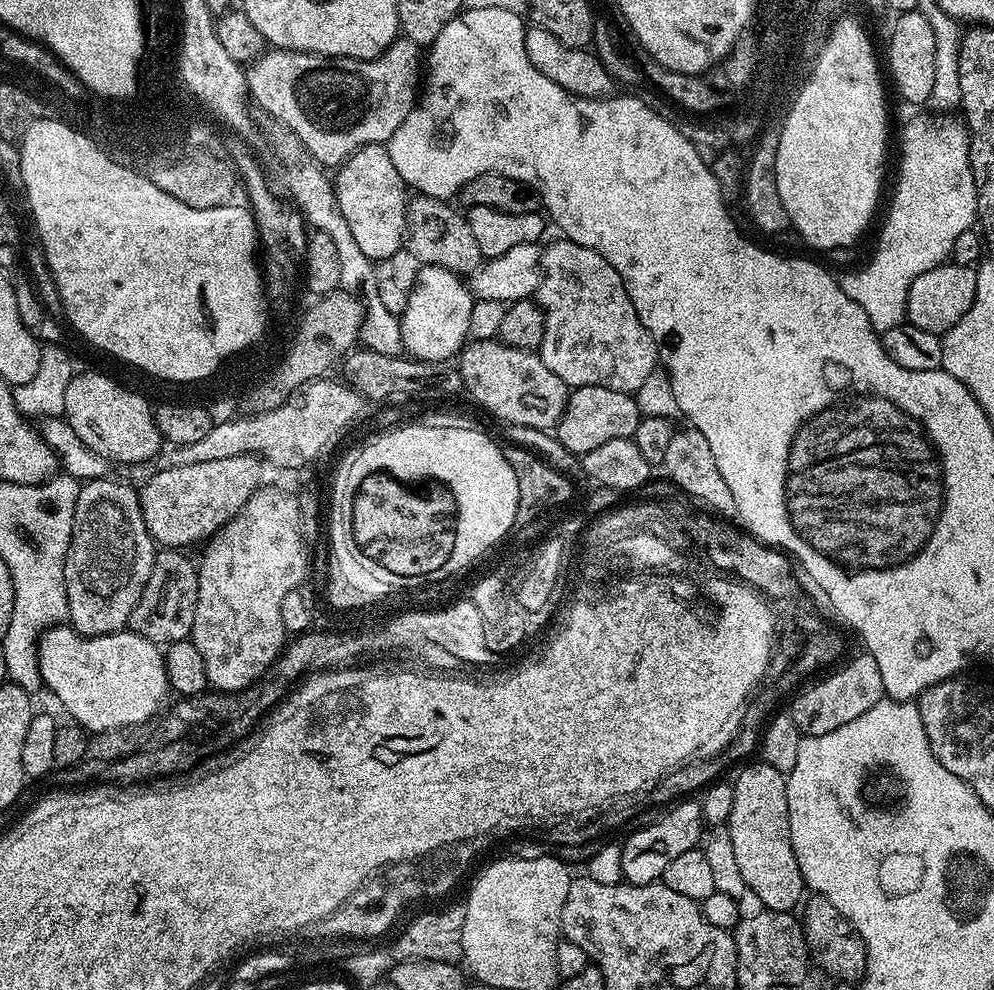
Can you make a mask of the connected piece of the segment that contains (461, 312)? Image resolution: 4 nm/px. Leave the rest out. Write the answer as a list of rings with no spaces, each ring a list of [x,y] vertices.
[[[433,264],[421,267],[416,281],[410,284],[408,305],[399,317],[404,352],[413,360],[448,362],[469,339],[470,310],[473,295],[459,275]]]

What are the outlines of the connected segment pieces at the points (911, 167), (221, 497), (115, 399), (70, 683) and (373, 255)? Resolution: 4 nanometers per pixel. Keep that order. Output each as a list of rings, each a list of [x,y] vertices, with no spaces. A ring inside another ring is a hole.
[[[927,114],[928,116],[916,116],[904,128],[904,133],[900,136],[900,181],[896,184],[896,193],[892,196],[892,209],[888,212],[888,217],[884,220],[884,229],[880,232],[880,241],[876,244],[876,249],[872,252],[872,261],[865,268],[860,268],[857,272],[848,272],[845,276],[839,277],[842,290],[850,298],[854,298],[854,302],[858,302],[858,306],[862,306],[862,310],[866,310],[866,318],[870,318],[870,326],[878,334],[884,333],[886,330],[894,330],[894,326],[905,323],[906,317],[906,298],[910,286],[914,283],[914,278],[918,278],[918,274],[926,274],[926,270],[934,270],[938,265],[945,263],[951,257],[954,240],[962,231],[971,229],[977,223],[976,214],[976,183],[974,182],[974,174],[970,166],[970,158],[968,157],[968,129],[959,119],[954,119],[948,114]]]
[[[246,455],[153,471],[139,485],[138,491],[146,529],[155,543],[164,548],[184,550],[189,547],[187,544],[204,542],[215,536],[261,487],[260,464],[261,457]]]
[[[77,371],[66,387],[63,419],[86,442],[94,454],[109,462],[120,464],[148,464],[157,459],[162,448],[162,437],[156,425],[153,405],[144,396],[123,388],[116,380],[100,372]]]
[[[71,626],[49,628],[40,638],[38,666],[43,687],[60,699],[71,719],[89,733],[110,734],[115,728],[135,729],[161,711],[164,695],[169,695],[168,675],[161,645],[142,638],[131,630],[108,633],[105,636],[83,636]]]
[[[368,144],[358,150],[334,172],[334,187],[338,206],[350,222],[350,231],[354,234],[362,254],[373,262],[388,260],[406,244],[408,231],[409,189],[402,174],[394,167],[387,147],[382,144]]]

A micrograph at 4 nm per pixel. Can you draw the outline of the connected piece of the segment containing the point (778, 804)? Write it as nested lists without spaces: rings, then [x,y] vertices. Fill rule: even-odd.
[[[748,762],[743,765],[744,772],[740,772],[734,779],[736,789],[736,805],[730,810],[727,822],[730,842],[738,854],[738,870],[744,875],[744,881],[751,895],[761,900],[763,907],[768,910],[792,910],[795,904],[801,903],[800,888],[802,877],[798,862],[792,859],[792,843],[790,842],[790,818],[786,811],[786,776],[776,772],[774,766],[757,762]]]

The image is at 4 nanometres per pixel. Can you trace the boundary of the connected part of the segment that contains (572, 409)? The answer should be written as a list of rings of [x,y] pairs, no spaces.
[[[582,386],[569,391],[564,413],[556,423],[554,435],[560,439],[560,444],[566,451],[573,452],[576,458],[583,458],[597,446],[614,442],[614,438],[635,437],[641,419],[635,395],[606,390],[606,386]]]

